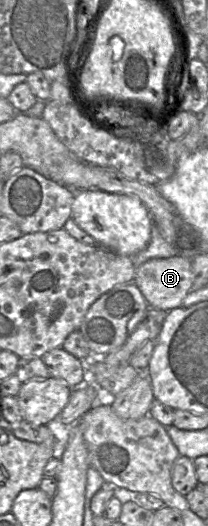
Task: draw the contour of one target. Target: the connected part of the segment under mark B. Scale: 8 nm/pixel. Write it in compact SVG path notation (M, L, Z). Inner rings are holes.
M177 255L170 258L150 259L135 268L133 283L138 287L150 308L171 311L182 307L182 302L192 290L192 258Z

